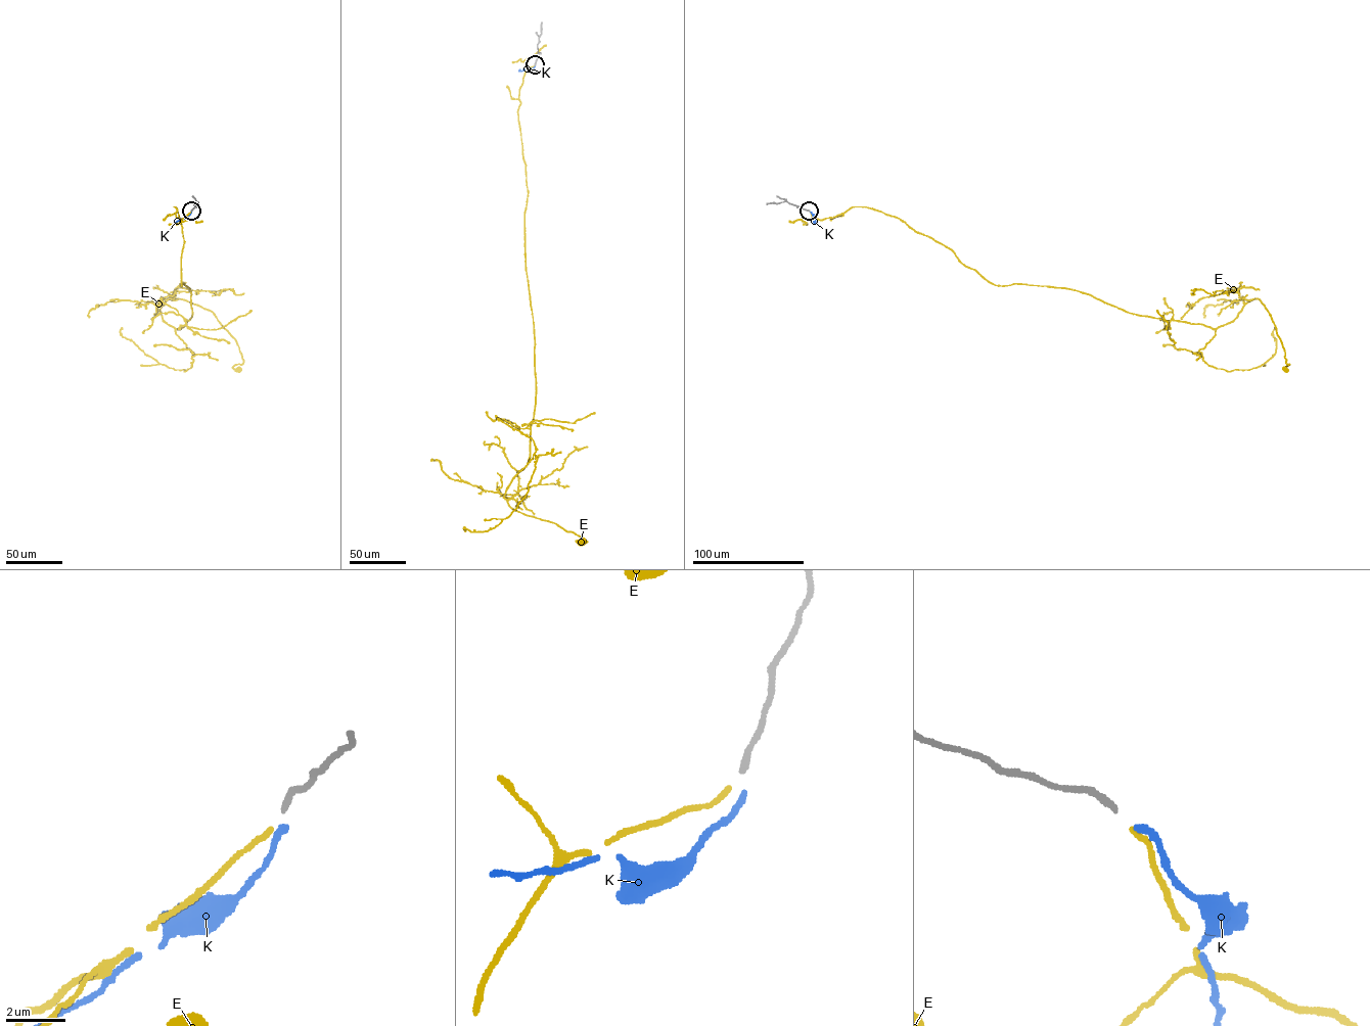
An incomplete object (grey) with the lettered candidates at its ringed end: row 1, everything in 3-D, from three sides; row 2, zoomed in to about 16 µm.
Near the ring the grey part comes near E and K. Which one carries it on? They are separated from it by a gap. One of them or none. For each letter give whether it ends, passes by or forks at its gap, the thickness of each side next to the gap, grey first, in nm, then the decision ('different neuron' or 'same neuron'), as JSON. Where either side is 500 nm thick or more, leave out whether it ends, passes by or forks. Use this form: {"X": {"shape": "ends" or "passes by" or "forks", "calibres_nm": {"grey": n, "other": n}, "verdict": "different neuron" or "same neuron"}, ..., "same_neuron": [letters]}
{"E": {"shape": "ends", "calibres_nm": {"grey": 220, "other": 180}, "verdict": "same neuron"}, "K": {"shape": "ends", "calibres_nm": {"grey": 220, "other": 220}, "verdict": "different neuron"}, "same_neuron": ["E"]}

